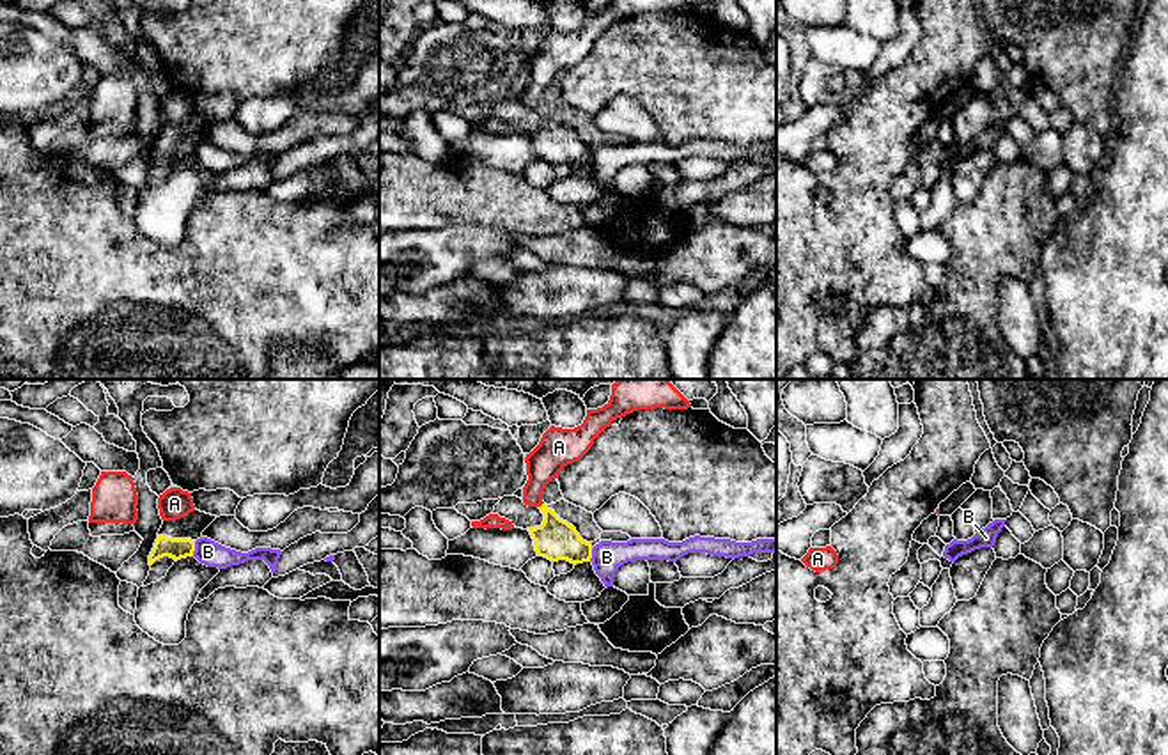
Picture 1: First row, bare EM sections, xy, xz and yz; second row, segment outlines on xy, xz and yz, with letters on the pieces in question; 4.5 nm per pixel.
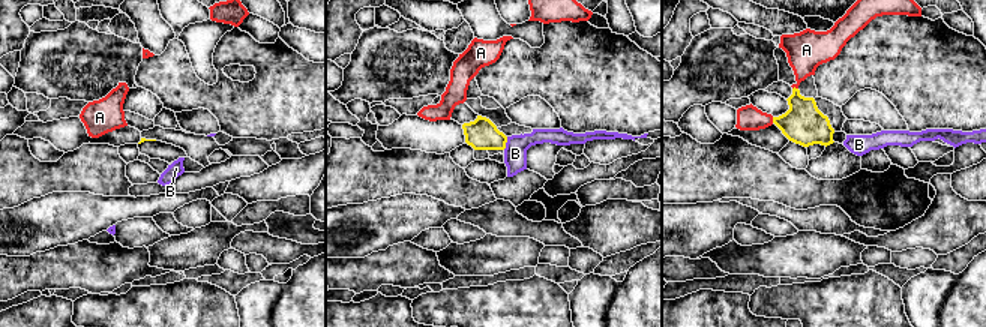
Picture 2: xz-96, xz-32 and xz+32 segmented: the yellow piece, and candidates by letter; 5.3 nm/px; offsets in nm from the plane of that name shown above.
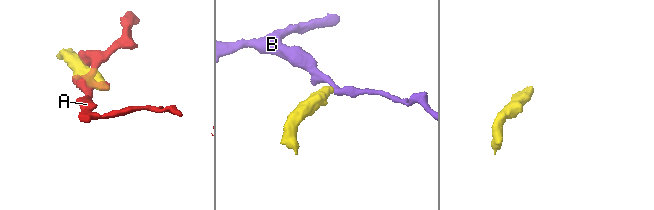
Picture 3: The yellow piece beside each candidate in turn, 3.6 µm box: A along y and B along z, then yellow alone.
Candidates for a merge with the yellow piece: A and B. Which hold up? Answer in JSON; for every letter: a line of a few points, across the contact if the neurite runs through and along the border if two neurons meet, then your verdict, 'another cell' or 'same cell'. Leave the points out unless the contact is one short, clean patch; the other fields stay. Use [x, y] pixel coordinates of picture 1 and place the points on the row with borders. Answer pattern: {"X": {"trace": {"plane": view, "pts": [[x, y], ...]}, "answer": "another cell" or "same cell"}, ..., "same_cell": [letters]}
{"A": {"answer": "another cell"}, "B": {"trace": {"plane": "xy", "pts": [[195, 541], [192, 555]]}, "answer": "another cell"}, "same_cell": []}

